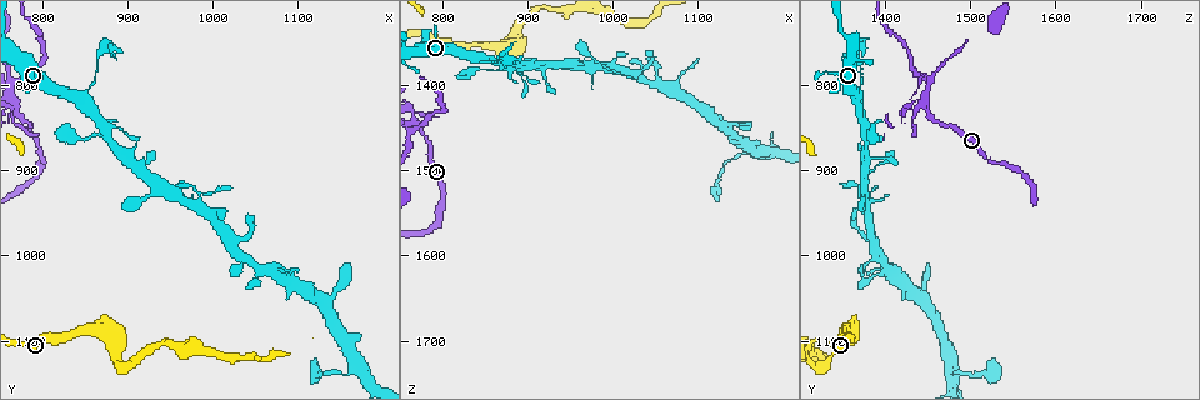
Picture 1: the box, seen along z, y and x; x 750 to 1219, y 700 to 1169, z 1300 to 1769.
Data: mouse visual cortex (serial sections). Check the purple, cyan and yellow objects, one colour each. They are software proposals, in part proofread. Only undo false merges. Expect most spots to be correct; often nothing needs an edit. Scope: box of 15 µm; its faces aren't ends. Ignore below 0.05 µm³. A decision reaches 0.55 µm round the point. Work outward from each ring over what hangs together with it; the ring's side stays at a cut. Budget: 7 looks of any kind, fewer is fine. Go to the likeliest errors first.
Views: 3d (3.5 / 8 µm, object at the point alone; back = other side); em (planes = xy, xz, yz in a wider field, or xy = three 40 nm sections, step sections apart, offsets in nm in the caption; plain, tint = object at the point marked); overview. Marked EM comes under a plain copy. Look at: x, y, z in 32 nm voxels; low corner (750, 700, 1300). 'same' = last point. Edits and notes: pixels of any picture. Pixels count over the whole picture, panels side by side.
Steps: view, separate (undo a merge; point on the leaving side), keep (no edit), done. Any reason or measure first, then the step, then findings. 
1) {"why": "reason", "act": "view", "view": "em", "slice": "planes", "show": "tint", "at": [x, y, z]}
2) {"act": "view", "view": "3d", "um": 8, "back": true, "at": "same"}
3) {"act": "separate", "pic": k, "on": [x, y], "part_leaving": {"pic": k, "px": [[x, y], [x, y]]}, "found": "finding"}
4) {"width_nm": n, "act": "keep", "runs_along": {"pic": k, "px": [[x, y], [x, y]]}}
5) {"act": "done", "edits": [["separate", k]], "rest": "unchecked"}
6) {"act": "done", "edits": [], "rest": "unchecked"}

{"why": "calibre changes", "act": "view", "view": "em", "slice": "xy", "step": 2, "show": "tint", "at": [860, 795, 1375]}

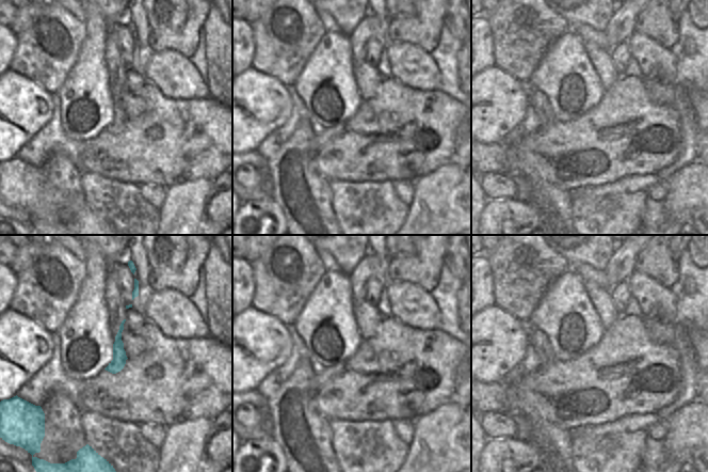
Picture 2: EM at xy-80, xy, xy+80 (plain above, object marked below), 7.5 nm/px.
{"why": "wider look", "act": "view", "view": "3d", "um": 3.5, "at": "same"}

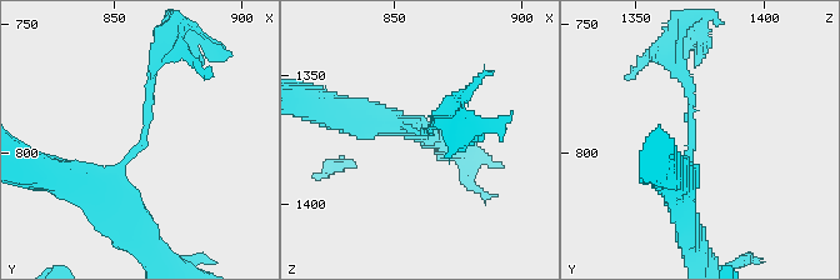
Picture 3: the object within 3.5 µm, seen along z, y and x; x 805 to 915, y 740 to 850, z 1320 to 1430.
{"arm_widths_nm": [100, 400], "act": "separate", "pic": 3, "on": [146, 120], "part_leaving": {"pic": 3, "px": [[125, 159], [144, 140], [151, 71], [168, 55]]}, "found": "two cells meet here"}

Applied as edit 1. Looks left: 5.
{"why": "calibre changes", "act": "view", "view": "3d", "um": 3.5, "at": [875, 860, 1375]}

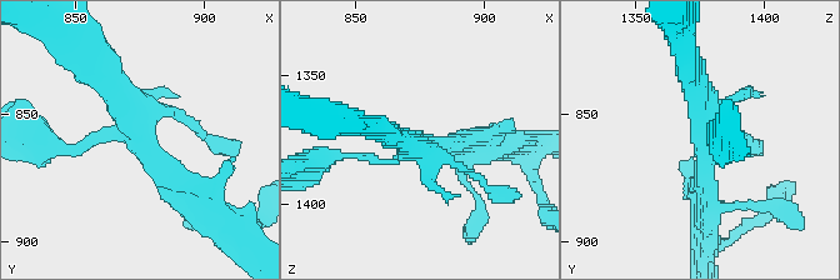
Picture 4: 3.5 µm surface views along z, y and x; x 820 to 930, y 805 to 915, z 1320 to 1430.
{"act": "view", "view": "em", "slice": "xy", "step": 5, "show": "tint", "at": [874, 856, 1378]}

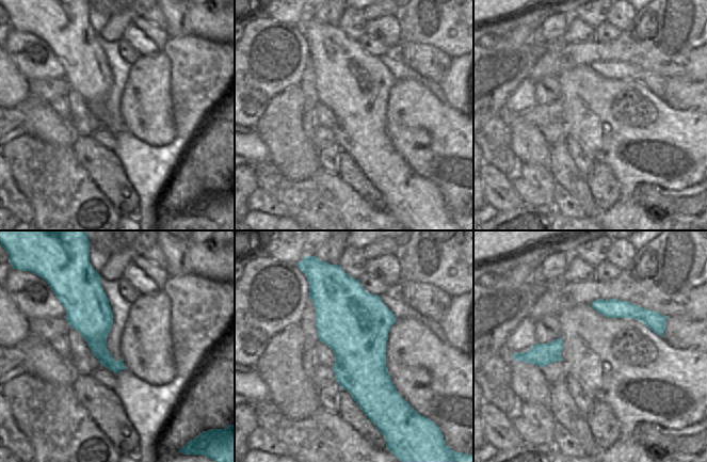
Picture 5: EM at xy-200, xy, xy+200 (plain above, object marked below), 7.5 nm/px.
{"act": "keep", "runs_along": {"pic": 4, "px": [[94, 66], [190, 196]]}, "found": "one cell here"}

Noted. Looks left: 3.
{"why": "narrows sharply", "act": "view", "view": "3d", "um": 3.5, "at": [935, 920, 1375]}

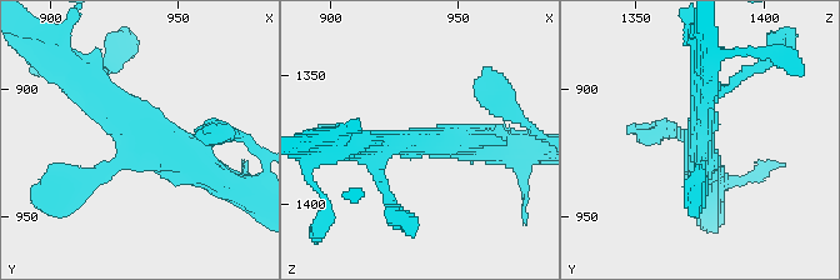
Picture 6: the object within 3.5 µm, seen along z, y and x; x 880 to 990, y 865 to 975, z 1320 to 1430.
{"why": "shape alone is not enough", "act": "view", "view": "em", "slice": "xy", "step": 3, "show": "tint", "at": [938, 919, 1375]}

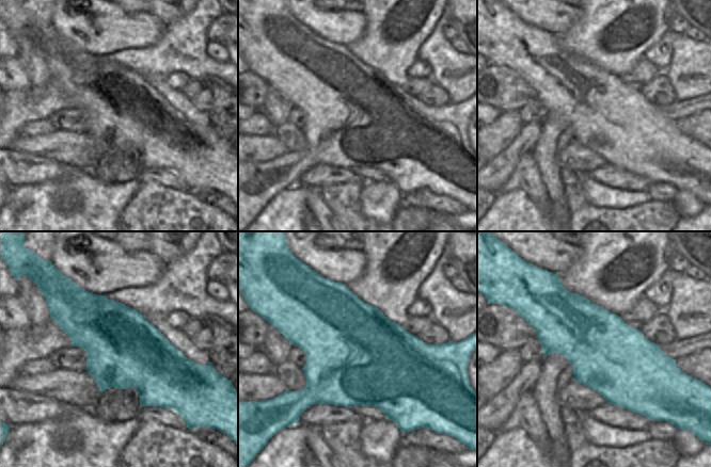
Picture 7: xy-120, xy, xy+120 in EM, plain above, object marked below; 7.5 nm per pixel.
{"arms": 3, "arm_widths_nm": [150, 350, 450], "act": "keep", "runs_along": {"pic": 6, "px": [[83, 81], [163, 150], [221, 181]]}, "found": "one cell here"}

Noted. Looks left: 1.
{"act": "done", "edits": [["separate", 3]], "rest": "unchecked"}

